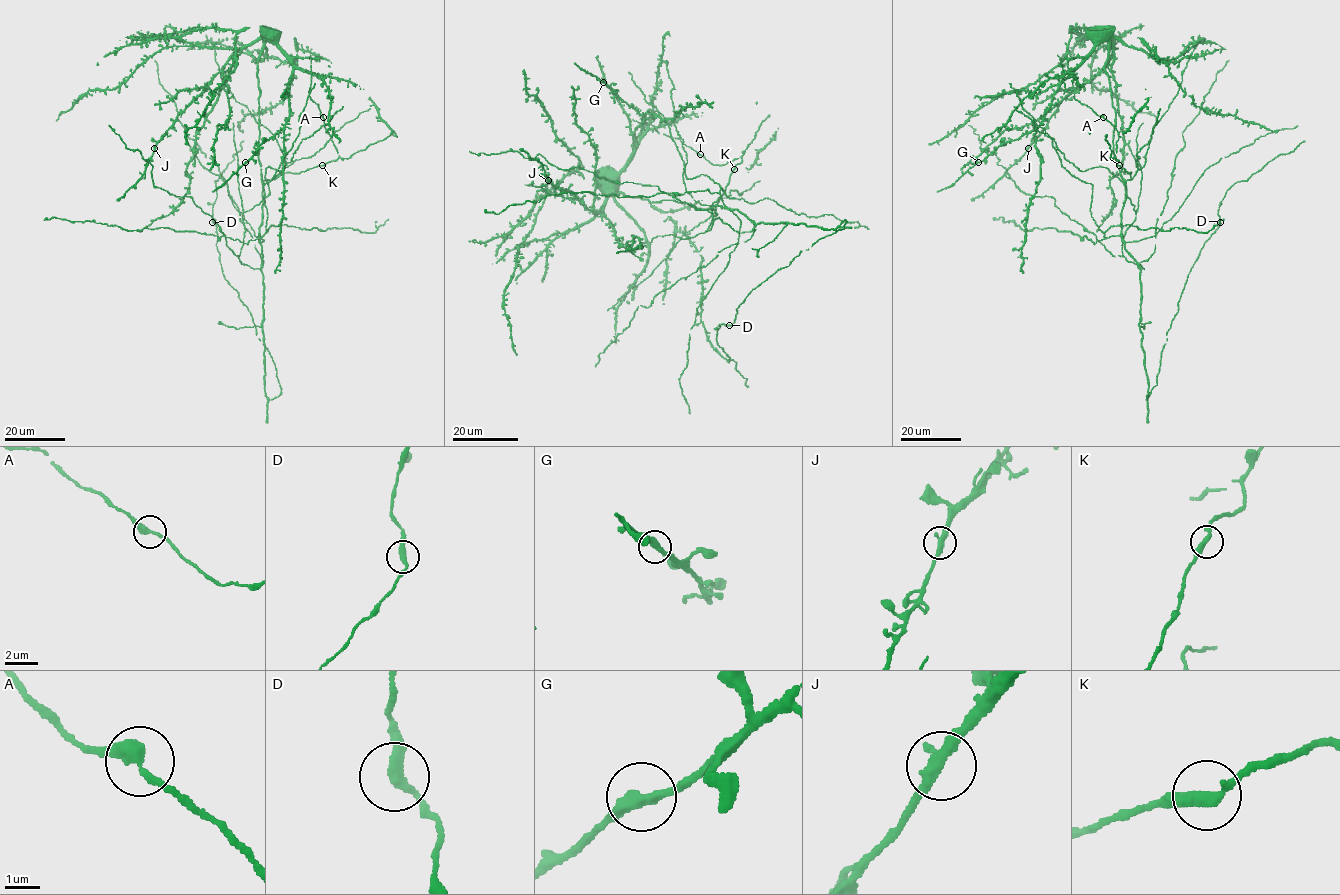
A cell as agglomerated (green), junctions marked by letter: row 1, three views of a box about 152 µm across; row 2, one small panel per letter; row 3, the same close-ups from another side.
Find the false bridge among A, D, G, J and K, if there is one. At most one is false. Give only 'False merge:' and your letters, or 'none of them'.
False merge: none of them

